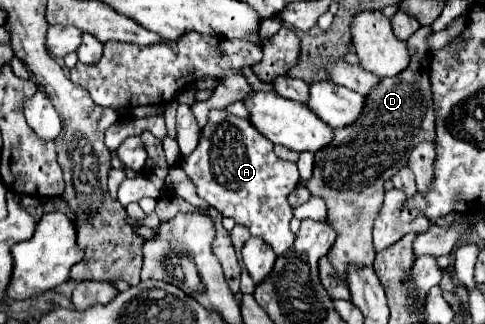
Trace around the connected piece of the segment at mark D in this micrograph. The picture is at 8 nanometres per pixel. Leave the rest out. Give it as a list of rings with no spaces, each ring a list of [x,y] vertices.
[[[430,28],[416,30],[408,40],[410,64],[394,78],[380,78],[380,82],[366,94],[366,104],[360,118],[344,128],[334,128],[330,144],[314,154],[314,170],[310,180],[300,184],[310,190],[314,198],[322,198],[328,208],[328,222],[338,232],[334,246],[328,252],[328,262],[344,284],[352,266],[372,266],[372,224],[384,202],[384,182],[394,172],[406,166],[408,152],[420,140],[434,138],[434,108],[428,78],[430,52],[426,50],[426,36]]]

